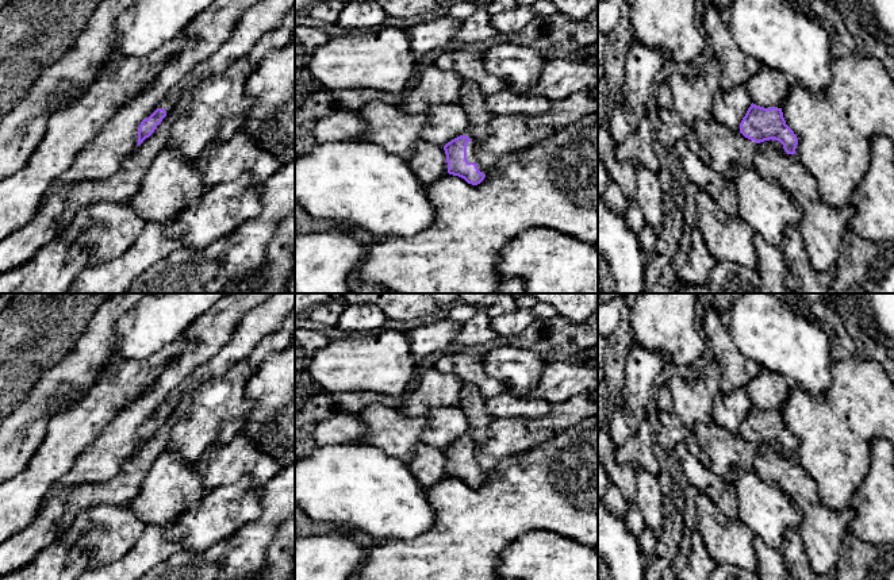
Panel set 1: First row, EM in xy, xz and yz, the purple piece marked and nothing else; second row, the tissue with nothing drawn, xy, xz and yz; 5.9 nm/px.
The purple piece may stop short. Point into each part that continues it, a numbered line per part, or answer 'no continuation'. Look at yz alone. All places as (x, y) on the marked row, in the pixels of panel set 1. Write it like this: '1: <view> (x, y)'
no continuation

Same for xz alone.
1: xz (471, 148)

